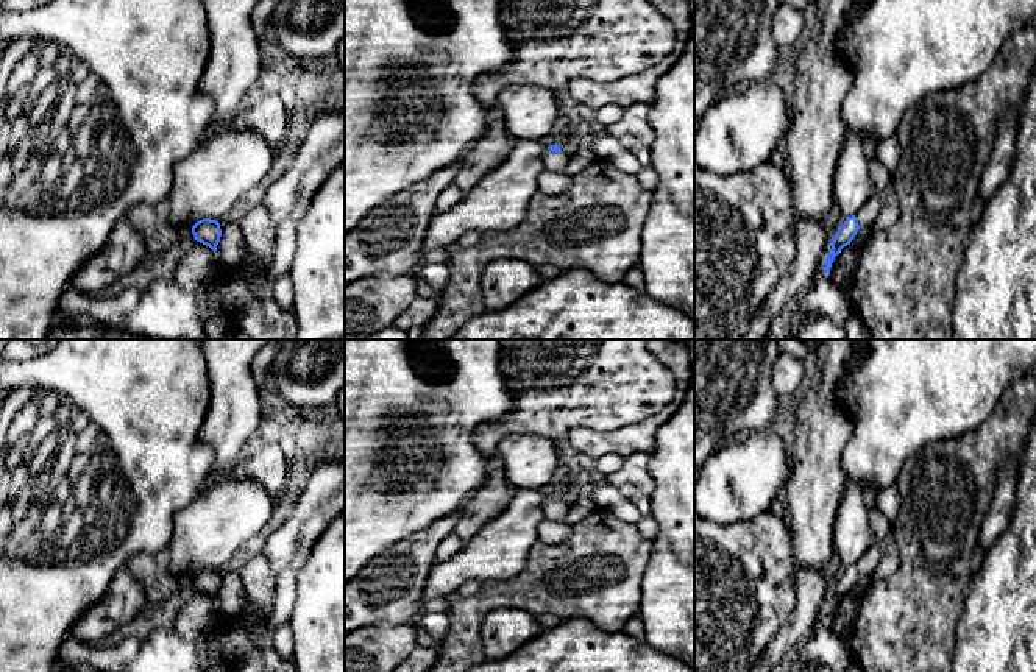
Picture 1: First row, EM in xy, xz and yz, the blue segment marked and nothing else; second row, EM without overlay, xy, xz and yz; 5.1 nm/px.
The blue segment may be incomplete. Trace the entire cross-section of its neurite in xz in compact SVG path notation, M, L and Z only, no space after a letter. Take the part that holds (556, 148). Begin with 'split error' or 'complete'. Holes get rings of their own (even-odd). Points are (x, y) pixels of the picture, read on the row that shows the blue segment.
split error; M549 145L548 151L543 154L545 170L552 173L563 173L569 156L562 151L557 145Z

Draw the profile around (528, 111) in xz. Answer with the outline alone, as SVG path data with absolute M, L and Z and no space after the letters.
M510 84L496 98L496 108L509 133L518 139L535 139L560 129L565 114L555 90L529 84Z

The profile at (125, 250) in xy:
M122 218L106 245L72 276L69 287L86 295L114 292L123 276L148 259L142 235Z

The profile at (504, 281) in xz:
M501 259L485 267L481 287L488 312L501 310L535 287L545 279L537 270L523 260Z

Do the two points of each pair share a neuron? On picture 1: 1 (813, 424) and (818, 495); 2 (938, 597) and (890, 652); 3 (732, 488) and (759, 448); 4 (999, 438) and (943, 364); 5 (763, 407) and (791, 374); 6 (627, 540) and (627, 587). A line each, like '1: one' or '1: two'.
1: one
2: one
3: one
4: two
5: two
6: one

